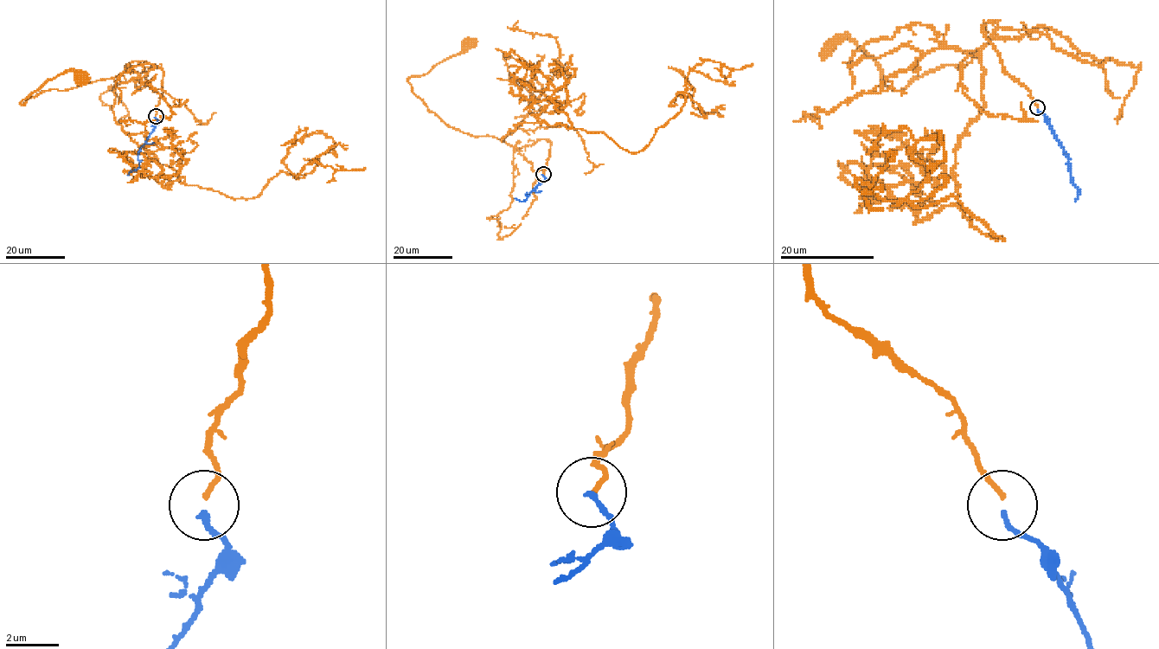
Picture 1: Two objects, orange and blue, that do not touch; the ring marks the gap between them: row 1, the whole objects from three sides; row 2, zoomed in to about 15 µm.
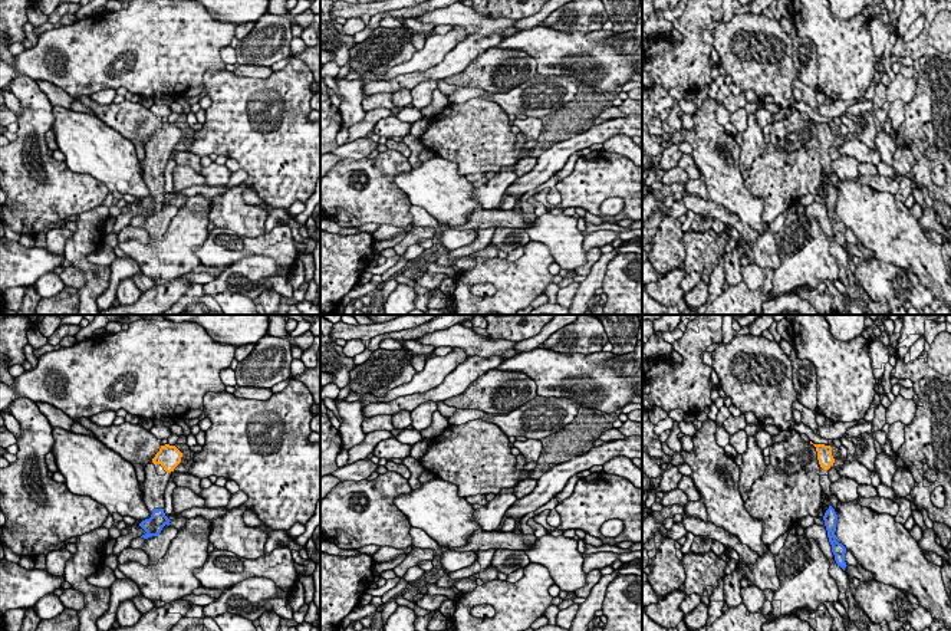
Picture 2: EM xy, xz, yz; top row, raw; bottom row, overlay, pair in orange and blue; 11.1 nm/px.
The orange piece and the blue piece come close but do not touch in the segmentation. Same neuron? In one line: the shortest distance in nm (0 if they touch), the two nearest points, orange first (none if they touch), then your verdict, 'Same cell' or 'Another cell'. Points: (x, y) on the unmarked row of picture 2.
Distance 420 nm. Across: yz (828, 147), (829, 184). Same cell

